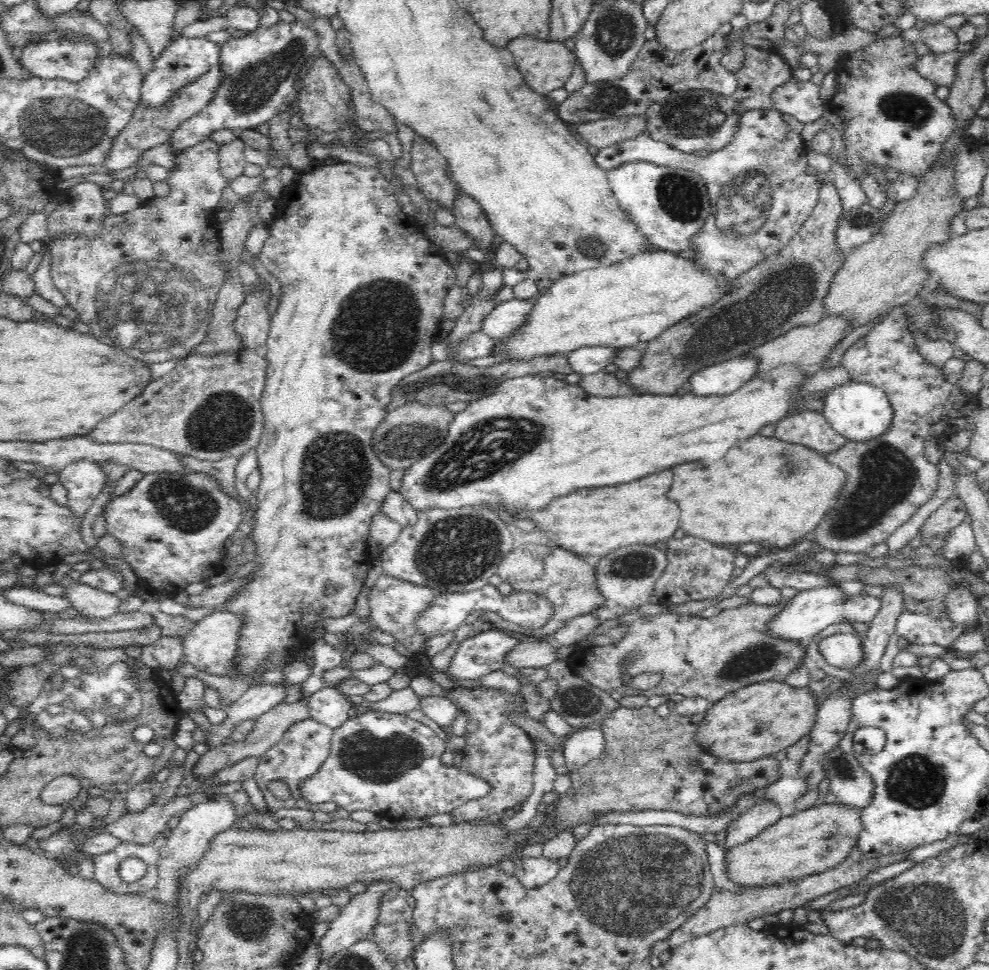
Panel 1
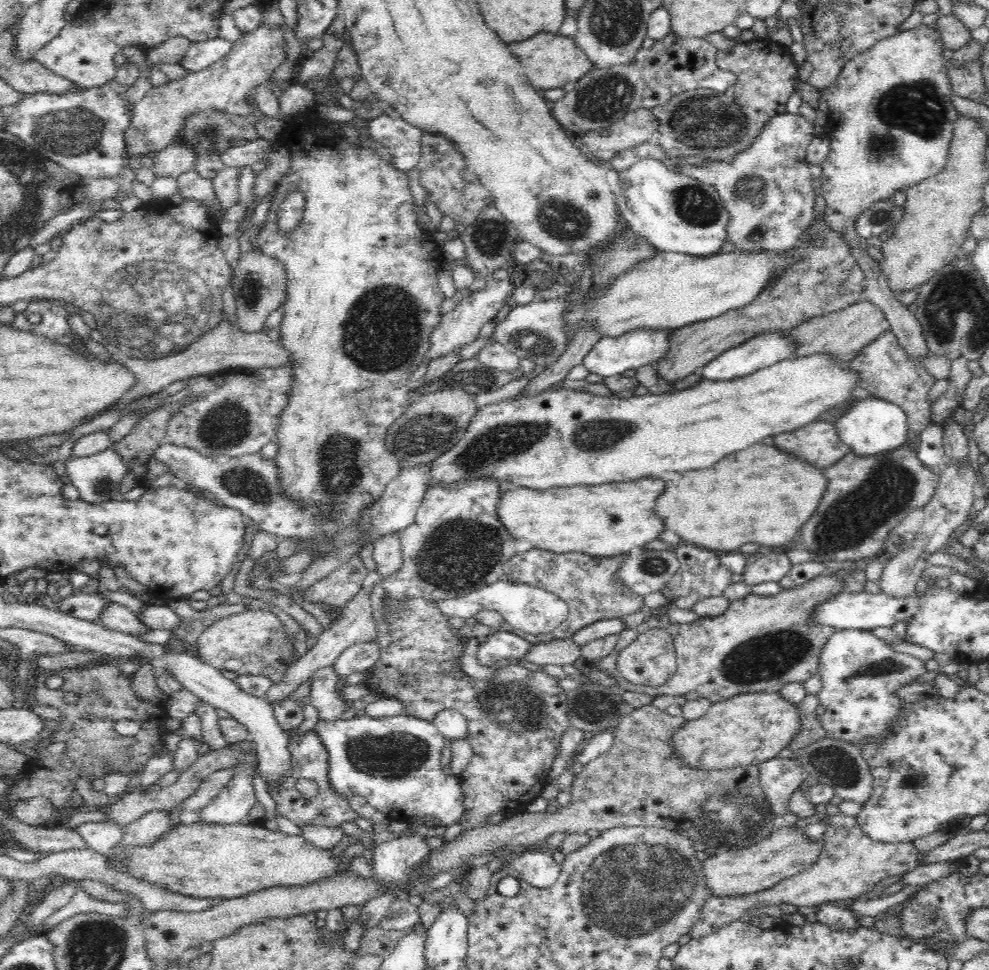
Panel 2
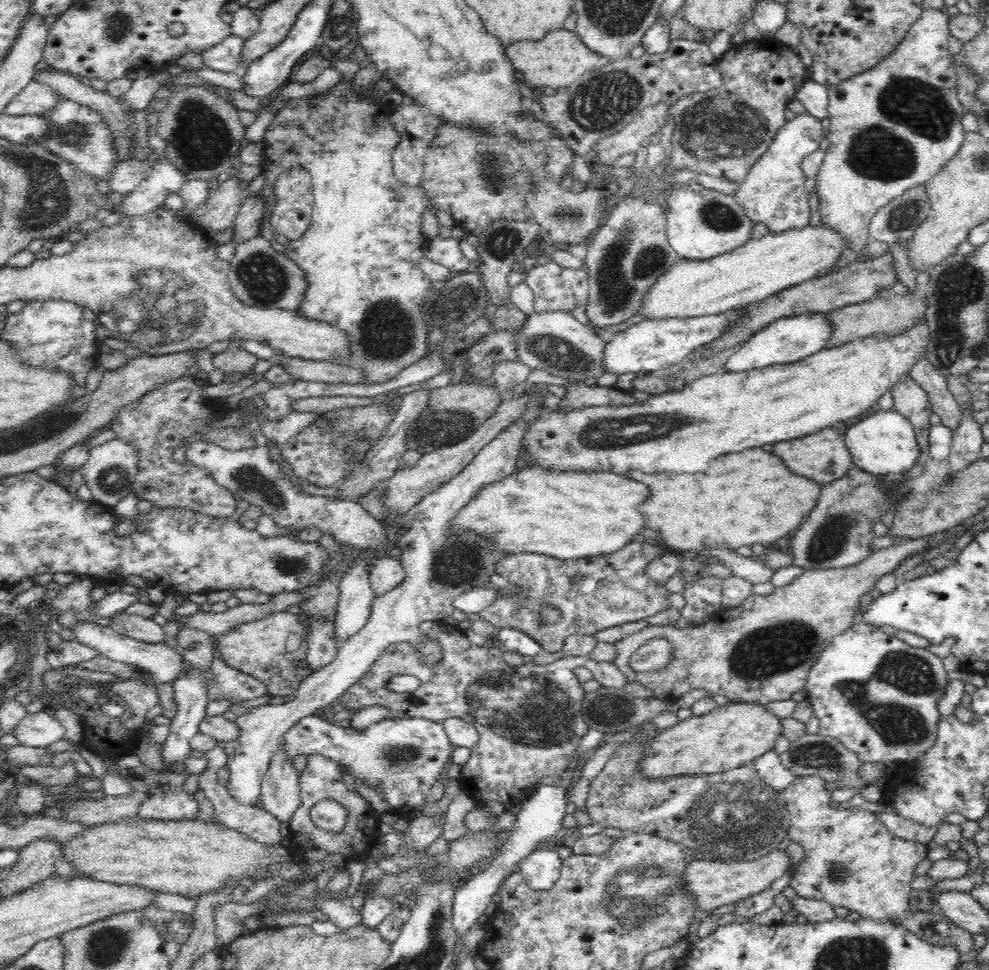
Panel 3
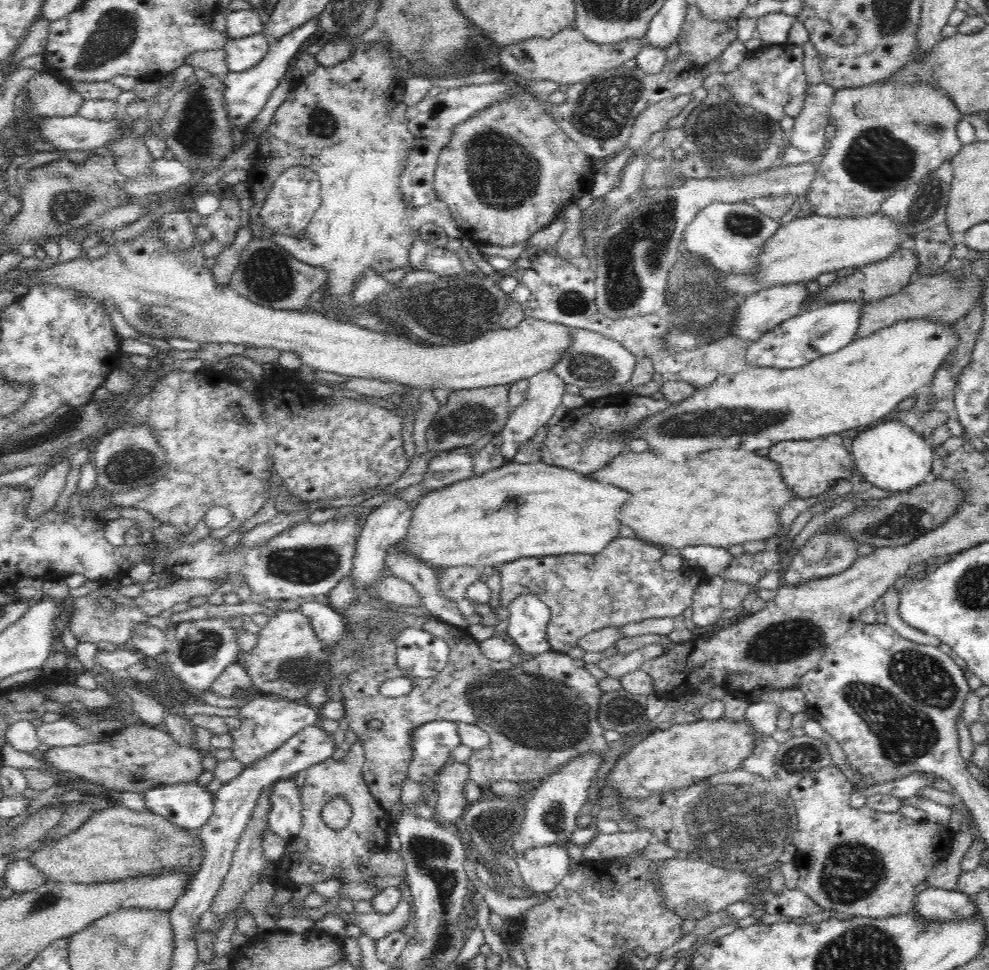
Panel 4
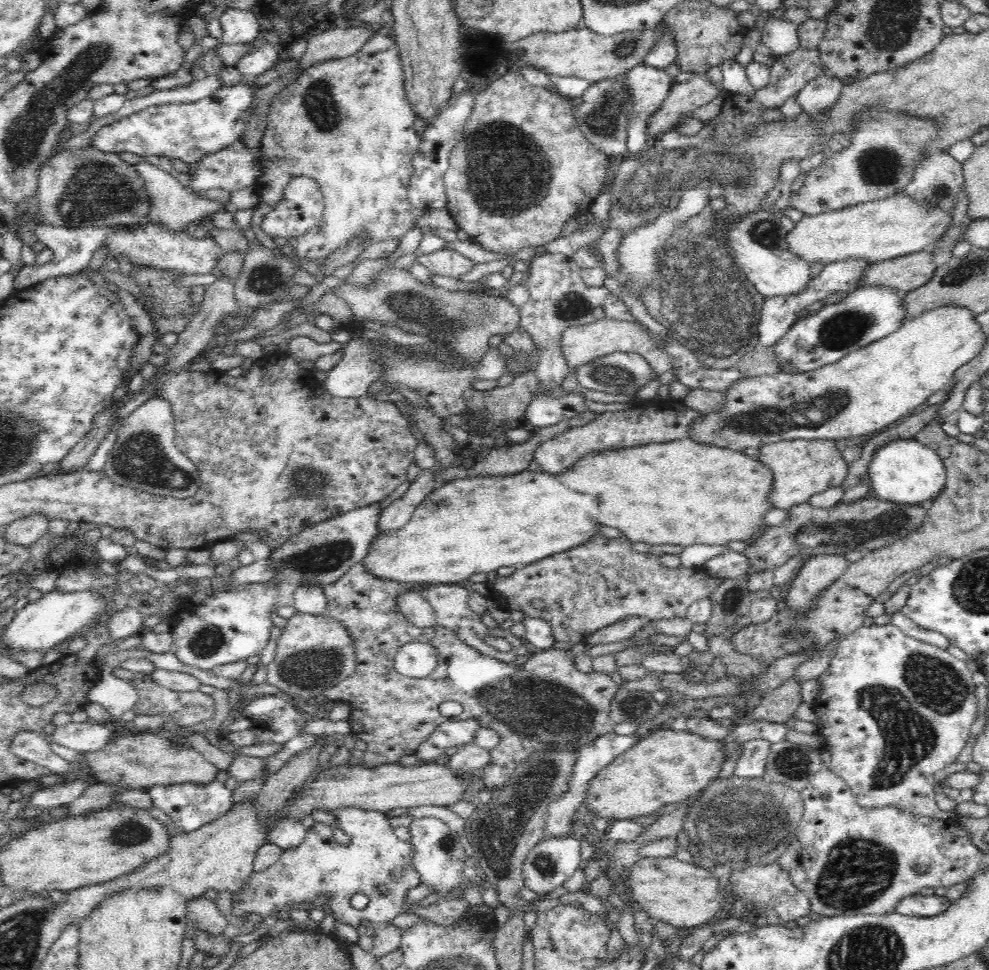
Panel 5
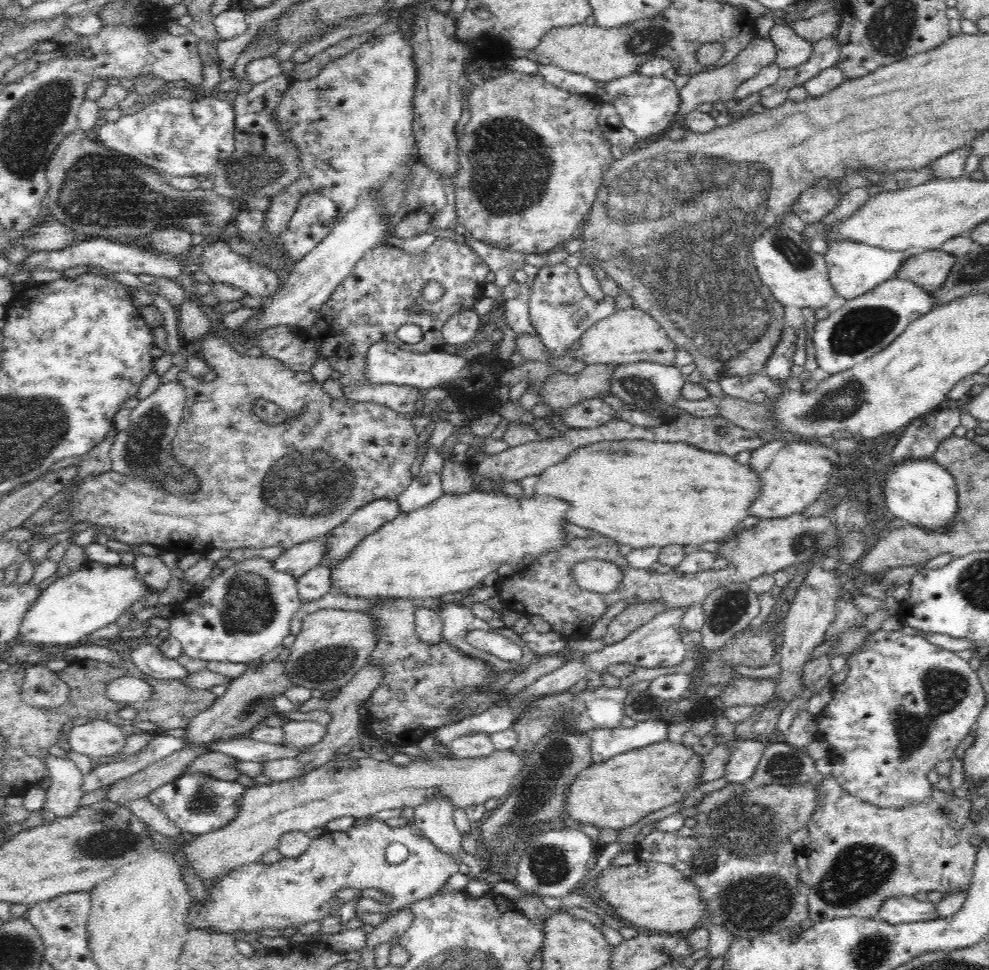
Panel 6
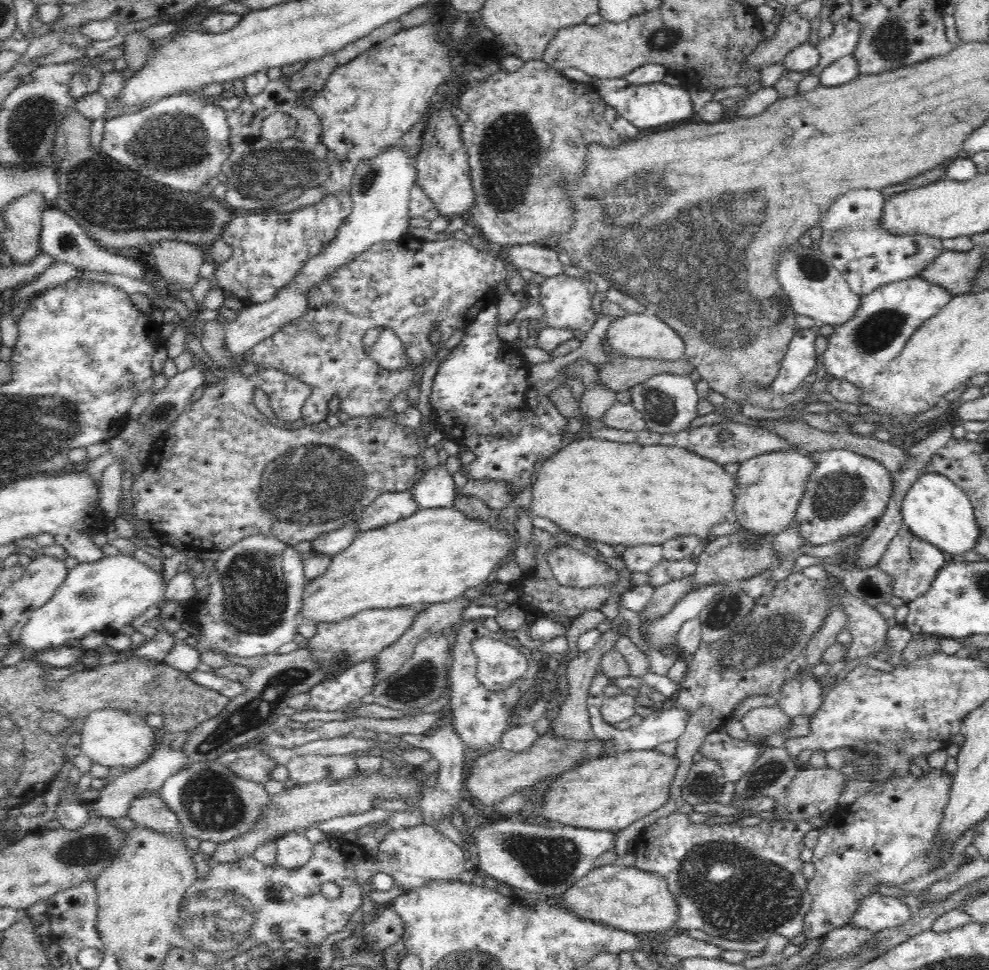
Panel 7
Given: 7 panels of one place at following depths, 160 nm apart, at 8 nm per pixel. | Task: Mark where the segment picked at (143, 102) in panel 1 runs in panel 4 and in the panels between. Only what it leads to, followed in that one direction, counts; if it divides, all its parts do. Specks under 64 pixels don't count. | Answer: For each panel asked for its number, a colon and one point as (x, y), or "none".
2: (200, 55)
3: (226, 55)
4: (242, 54)

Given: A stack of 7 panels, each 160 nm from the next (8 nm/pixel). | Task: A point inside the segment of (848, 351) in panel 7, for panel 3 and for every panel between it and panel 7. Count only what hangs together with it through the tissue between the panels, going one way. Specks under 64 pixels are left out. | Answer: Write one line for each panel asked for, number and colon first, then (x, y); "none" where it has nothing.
3: (786, 340)
4: (821, 330)
5: (869, 313)
6: (862, 326)

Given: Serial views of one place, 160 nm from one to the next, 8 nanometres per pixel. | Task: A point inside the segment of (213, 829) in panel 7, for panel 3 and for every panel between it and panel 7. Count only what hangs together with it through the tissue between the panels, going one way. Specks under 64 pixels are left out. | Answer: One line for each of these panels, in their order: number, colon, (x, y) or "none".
3: (175, 804)
4: (188, 805)
5: (189, 805)
6: (197, 803)

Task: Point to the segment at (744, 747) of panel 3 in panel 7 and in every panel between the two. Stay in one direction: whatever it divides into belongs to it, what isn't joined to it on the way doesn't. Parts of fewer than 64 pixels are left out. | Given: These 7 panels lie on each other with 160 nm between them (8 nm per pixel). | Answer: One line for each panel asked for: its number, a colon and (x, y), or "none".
4: (666, 760)
5: (669, 766)
6: (620, 791)
7: (608, 793)

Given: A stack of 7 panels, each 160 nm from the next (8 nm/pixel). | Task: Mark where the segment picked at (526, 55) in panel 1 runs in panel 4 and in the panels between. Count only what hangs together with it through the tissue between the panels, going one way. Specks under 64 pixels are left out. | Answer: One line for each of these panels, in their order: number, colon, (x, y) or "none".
2: (549, 61)
3: (560, 58)
4: (569, 57)

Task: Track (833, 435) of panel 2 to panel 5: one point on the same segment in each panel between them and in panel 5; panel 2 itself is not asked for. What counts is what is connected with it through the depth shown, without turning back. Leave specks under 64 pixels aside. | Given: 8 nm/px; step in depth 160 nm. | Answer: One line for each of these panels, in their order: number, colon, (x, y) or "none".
3: (822, 456)
4: (810, 468)
5: (800, 468)

